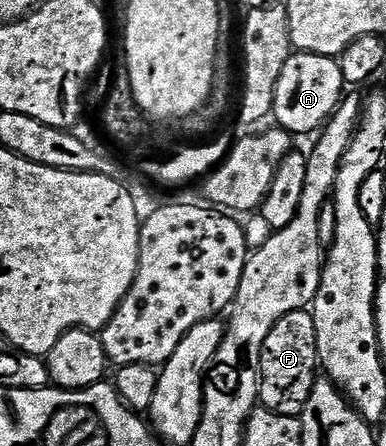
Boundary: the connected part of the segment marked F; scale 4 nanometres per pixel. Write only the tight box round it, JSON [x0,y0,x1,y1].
[258,309,320,418]

